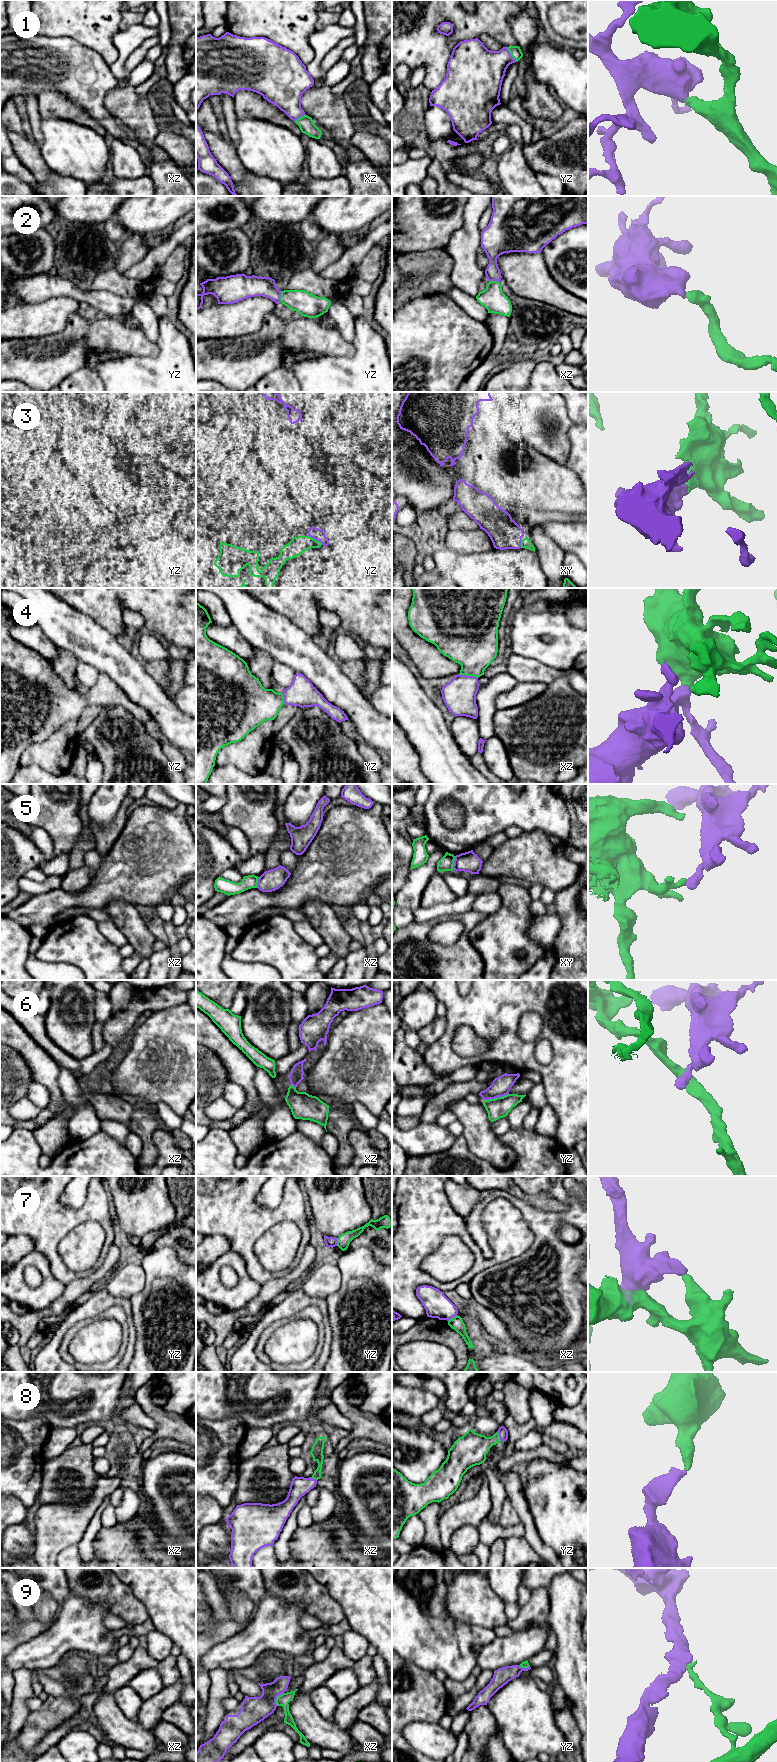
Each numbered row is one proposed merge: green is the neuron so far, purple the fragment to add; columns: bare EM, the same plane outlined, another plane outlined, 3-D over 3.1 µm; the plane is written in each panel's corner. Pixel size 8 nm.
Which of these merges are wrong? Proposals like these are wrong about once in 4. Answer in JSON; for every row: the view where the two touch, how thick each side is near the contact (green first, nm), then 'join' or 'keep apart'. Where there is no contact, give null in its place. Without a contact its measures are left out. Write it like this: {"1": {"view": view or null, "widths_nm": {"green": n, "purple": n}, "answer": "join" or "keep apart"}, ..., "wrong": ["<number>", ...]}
{"1": {"view": "yz", "widths_nm": {"green": 90, "purple": 320}, "answer": "join"}, "2": {"view": "yz", "widths_nm": {"green": 190, "purple": 170}, "answer": "join"}, "3": {"view": "yz", "widths_nm": {"green": 140, "purple": 100}, "answer": "join"}, "4": {"view": "xz", "widths_nm": {"green": 380, "purple": 280}, "answer": "join"}, "5": {"view": "xy", "widths_nm": {"green": 120, "purple": 160}, "answer": "keep apart"}, "6": {"view": "yz", "widths_nm": {"green": 170, "purple": 150}, "answer": "join"}, "7": {"view": "xz", "widths_nm": {"green": 110, "purple": 200}, "answer": "keep apart"}, "8": {"view": "yz", "widths_nm": {"green": 260, "purple": 80}, "answer": "join"}, "9": {"view": "xz", "widths_nm": {"green": 100, "purple": 200}, "answer": "keep apart"}, "wrong": ["5", "7", "9"]}

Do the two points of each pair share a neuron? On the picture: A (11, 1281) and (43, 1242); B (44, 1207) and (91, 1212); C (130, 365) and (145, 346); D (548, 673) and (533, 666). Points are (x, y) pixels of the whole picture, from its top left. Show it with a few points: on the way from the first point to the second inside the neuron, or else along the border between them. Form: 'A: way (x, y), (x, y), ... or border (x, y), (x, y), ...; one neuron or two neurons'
A: border (34, 1250), (41, 1253), (47, 1259), (49, 1270); two neurons
B: way (56, 1214), (79, 1214); one neuron
C: border (160, 349), (155, 356), (119, 357); two neurons
D: way (544, 673), (540, 673), (537, 670); one neuron

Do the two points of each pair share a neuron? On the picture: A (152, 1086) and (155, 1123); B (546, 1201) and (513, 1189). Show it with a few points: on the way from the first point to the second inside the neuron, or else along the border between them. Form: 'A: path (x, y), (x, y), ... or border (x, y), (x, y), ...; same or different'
A: border (145, 1104), (155, 1108); different
B: path (538, 1200), (529, 1199), (521, 1195); same

